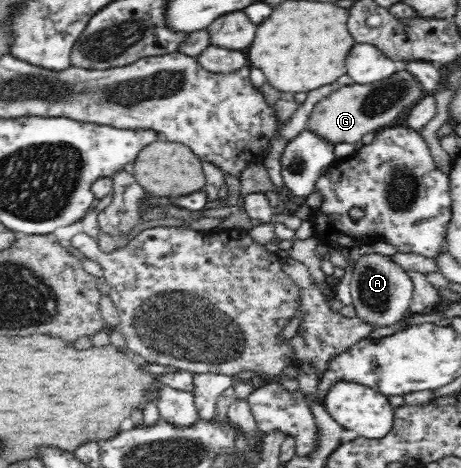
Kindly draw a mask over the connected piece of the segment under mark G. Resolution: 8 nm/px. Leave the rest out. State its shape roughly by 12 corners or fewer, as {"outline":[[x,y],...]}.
{"outline":[[400,69],[321,99],[306,130],[332,145],[392,126],[425,96]]}

